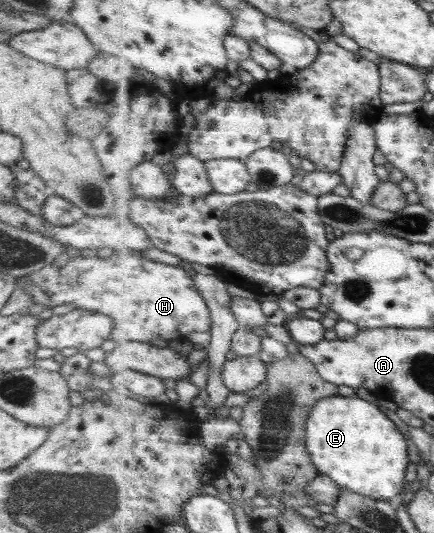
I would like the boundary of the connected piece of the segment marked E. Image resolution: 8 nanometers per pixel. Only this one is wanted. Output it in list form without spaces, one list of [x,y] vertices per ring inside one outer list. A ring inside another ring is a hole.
[[[338,395],[324,399],[312,410],[307,423],[308,452],[322,474],[328,474],[342,488],[364,495],[391,500],[408,482],[410,444],[398,424],[380,407],[362,397]]]

